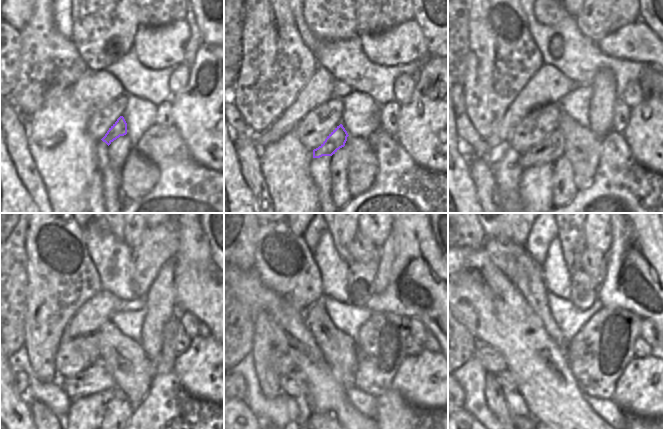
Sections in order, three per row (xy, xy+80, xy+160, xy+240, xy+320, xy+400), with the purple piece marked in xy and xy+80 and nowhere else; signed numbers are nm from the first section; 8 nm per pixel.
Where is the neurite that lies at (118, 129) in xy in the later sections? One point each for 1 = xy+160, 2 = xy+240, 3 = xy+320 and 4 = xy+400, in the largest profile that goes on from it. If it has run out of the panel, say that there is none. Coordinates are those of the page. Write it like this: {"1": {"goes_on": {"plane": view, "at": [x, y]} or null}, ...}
{"1": {"goes_on": {"plane": "xy+160", "at": [552, 148]}}, "2": {"goes_on": {"plane": "xy+240", "at": [97, 378]}}, "3": {"goes_on": {"plane": "xy+320", "at": [294, 384]}}, "4": {"goes_on": {"plane": "xy+400", "at": [506, 378]}}}

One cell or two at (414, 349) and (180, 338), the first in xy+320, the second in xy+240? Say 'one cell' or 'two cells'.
one cell

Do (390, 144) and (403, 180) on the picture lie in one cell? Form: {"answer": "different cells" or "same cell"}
{"answer": "same cell"}

